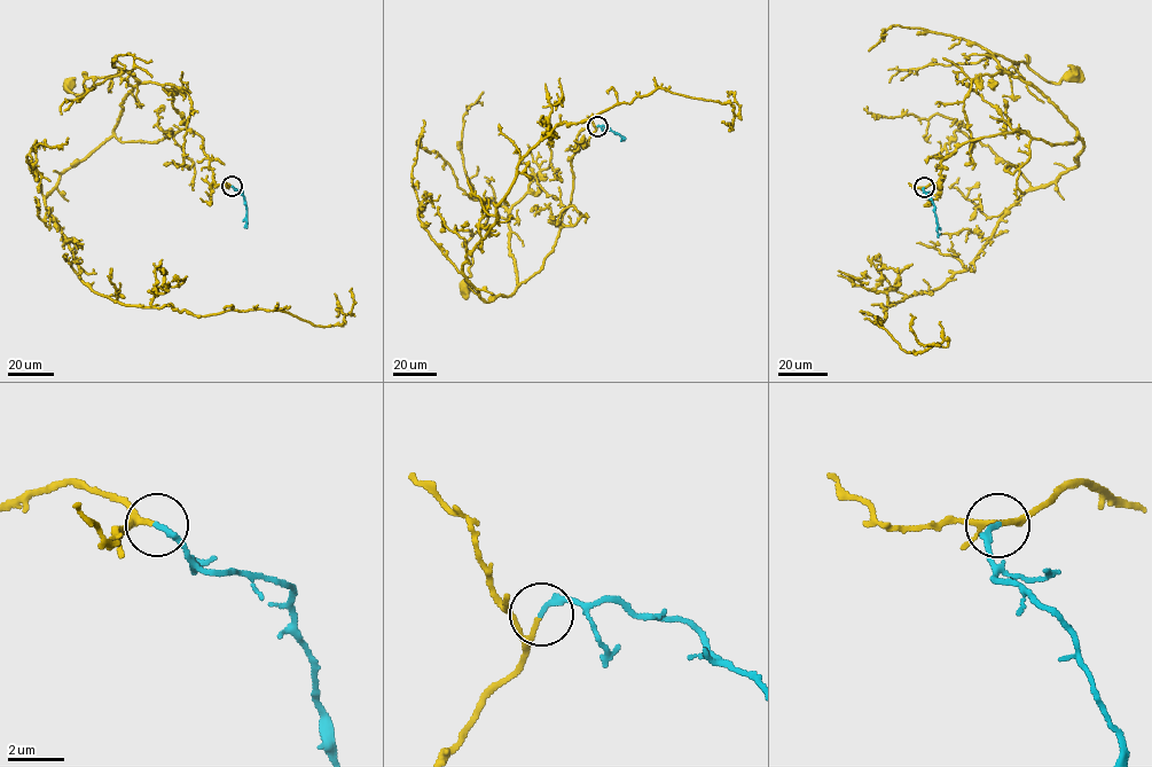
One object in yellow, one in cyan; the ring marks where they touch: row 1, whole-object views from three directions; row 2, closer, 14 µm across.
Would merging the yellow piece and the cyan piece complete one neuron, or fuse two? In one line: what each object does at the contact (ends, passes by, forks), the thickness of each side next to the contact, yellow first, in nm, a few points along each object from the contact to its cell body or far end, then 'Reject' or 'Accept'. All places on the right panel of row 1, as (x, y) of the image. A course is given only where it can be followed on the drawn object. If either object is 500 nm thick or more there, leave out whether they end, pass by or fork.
At the ring yellow passes by. At the ring cyan ends. Thickness 120 nm (yellow) against 200 nm. Course of yellow: (924, 187), (969, 141), (1018, 130), (1075, 140), (994, 54), (1050, 83), (1073, 75). Course of cyan: (924, 187), (934, 208), (938, 236). Accept

